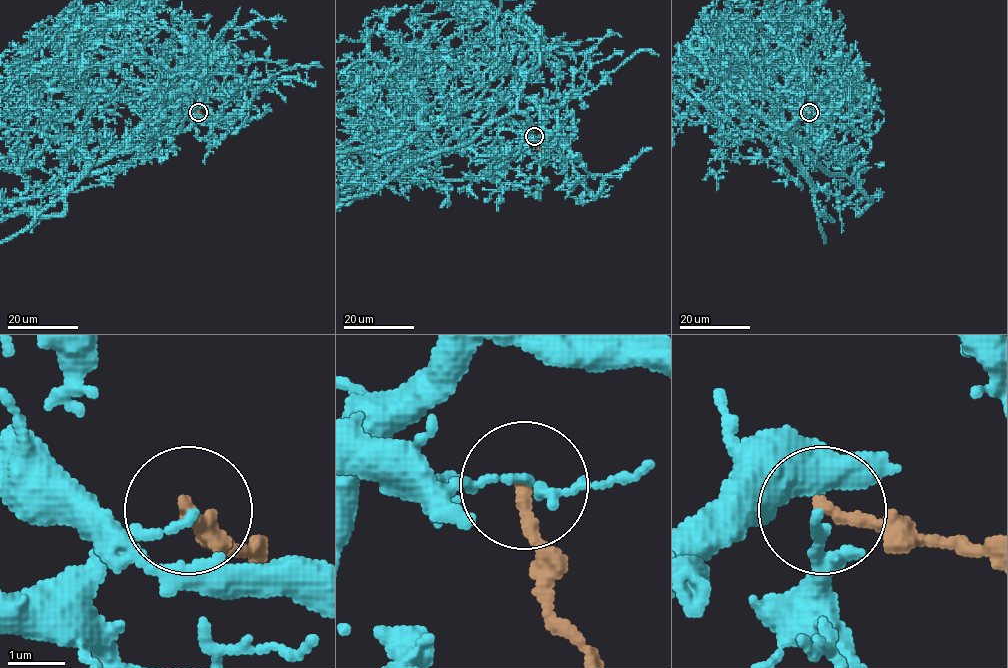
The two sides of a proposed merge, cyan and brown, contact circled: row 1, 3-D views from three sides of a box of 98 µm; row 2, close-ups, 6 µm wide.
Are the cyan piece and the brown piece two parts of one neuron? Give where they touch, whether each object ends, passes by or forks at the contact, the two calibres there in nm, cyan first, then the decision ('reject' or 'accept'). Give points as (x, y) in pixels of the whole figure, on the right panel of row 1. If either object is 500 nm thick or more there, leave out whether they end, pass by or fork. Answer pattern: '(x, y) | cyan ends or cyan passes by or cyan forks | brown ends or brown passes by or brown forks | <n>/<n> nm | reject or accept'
(809, 112) | cyan ends | brown ends | 140/240 nm | reject

